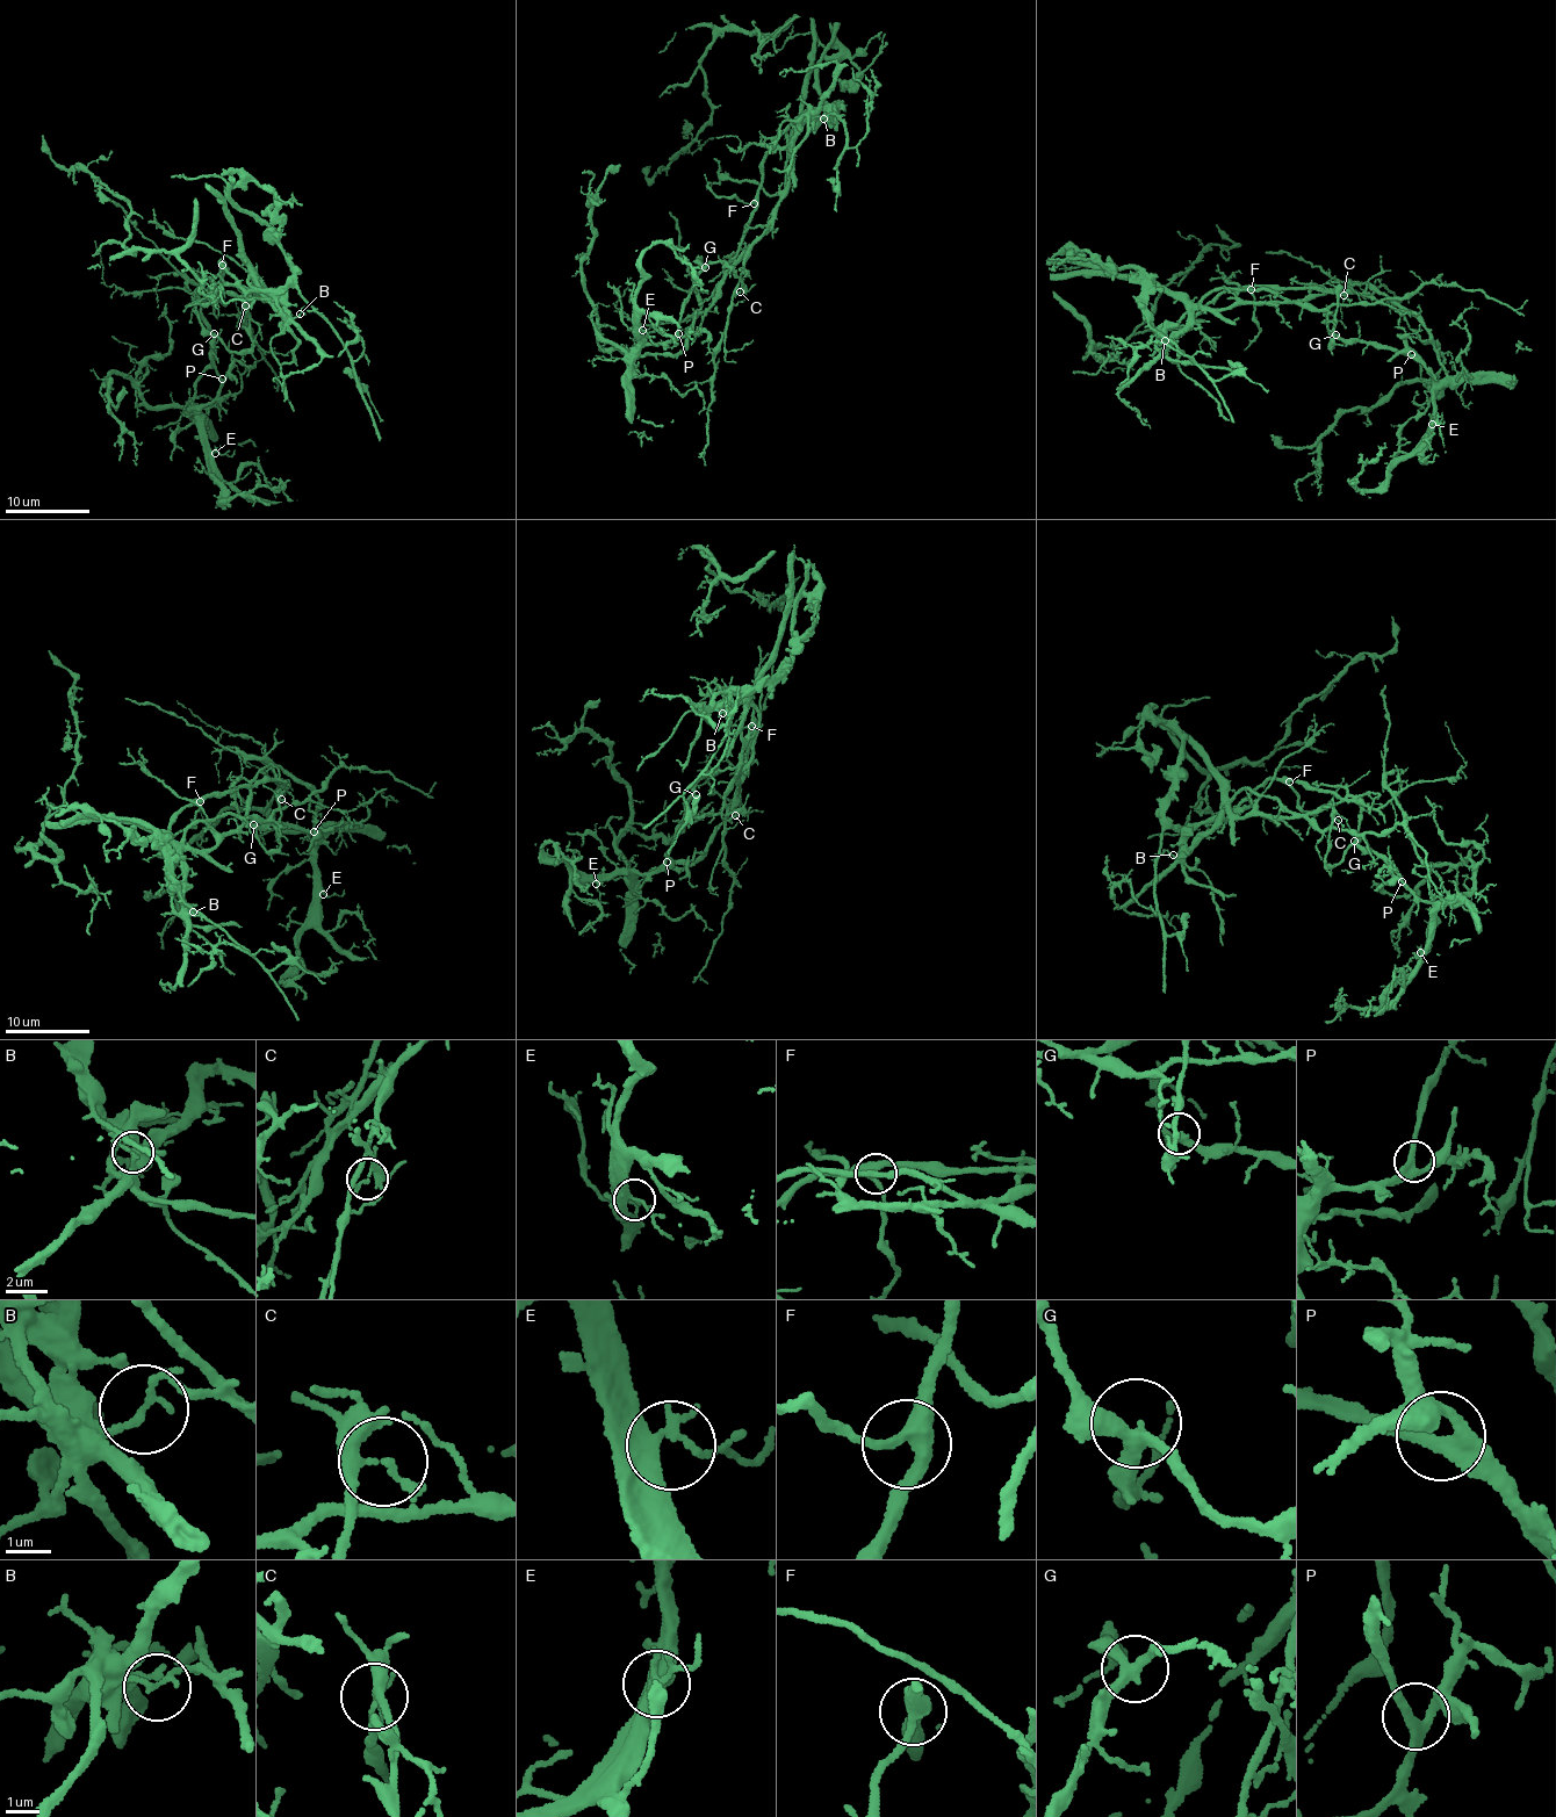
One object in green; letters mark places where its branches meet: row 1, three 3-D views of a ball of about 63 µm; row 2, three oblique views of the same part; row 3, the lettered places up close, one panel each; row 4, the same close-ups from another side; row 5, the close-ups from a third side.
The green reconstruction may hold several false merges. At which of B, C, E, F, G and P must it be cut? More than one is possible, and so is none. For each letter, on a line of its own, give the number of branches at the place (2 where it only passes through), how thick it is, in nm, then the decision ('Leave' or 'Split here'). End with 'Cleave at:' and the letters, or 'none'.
B: Branches: 2. Thickness 150 nm. Split here
C: Branches: 3. Thickness 200 nm. Split here
E: Branches: 2. Thickness 280 nm. Leave
F: Branches: 3. Thickness 380 nm. Leave
G: Branches: 3. Thickness 280 nm. Leave
P: Branches: 3. Thickness 280 nm. Leave
Cleave at: B, C

